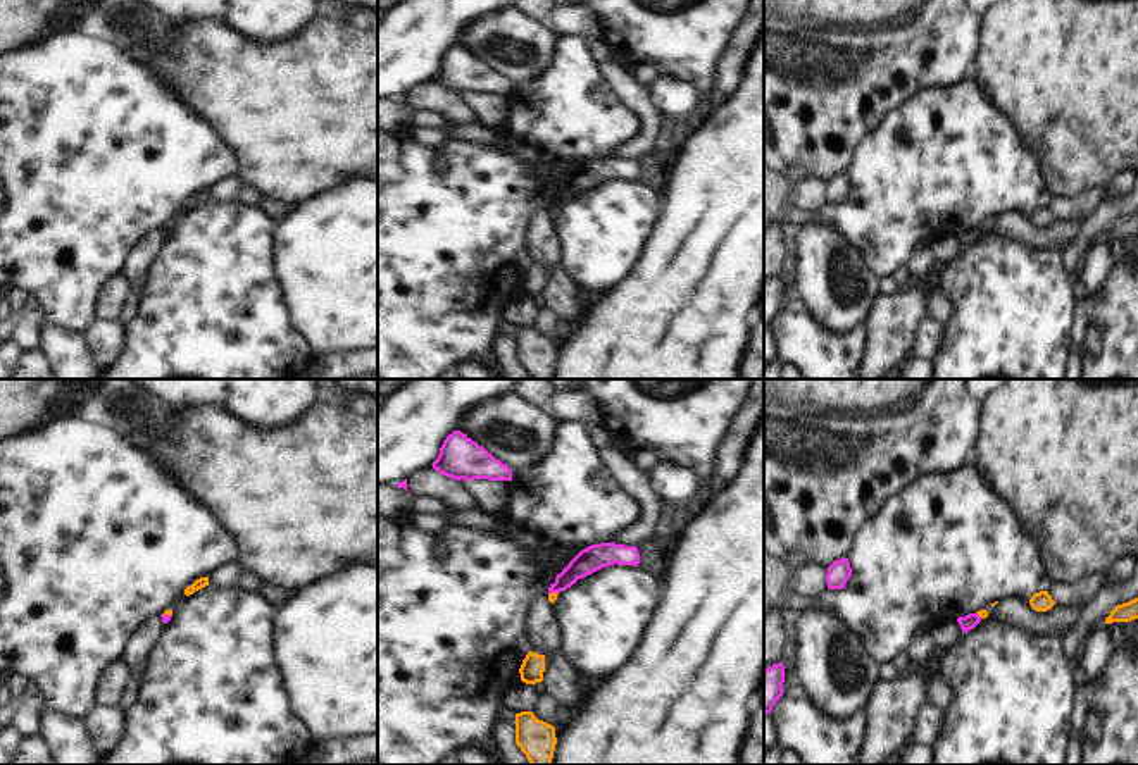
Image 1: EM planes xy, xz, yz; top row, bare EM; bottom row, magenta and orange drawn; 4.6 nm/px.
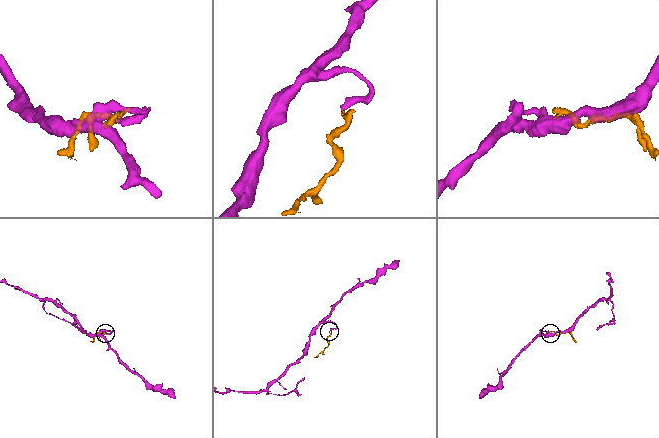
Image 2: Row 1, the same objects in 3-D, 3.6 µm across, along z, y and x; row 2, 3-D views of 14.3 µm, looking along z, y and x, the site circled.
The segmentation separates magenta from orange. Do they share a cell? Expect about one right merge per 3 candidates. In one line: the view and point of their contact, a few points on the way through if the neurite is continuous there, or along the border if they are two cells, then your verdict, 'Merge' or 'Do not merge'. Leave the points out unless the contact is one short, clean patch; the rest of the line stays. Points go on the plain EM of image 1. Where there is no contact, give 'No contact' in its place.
Touches magenta at xz (552, 205). Boundary: xz (557, 205), (549, 209). Do not merge

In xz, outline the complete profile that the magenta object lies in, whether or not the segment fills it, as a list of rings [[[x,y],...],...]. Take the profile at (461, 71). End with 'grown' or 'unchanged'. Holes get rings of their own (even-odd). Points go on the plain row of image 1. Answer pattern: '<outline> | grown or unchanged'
[[[453,45],[440,62],[438,72],[431,78],[440,88],[455,95],[512,95],[509,79],[497,74],[467,48]]] | unchanged

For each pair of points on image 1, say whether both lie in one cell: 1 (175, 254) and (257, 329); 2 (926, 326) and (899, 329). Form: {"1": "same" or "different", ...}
{"1": "same", "2": "different"}

